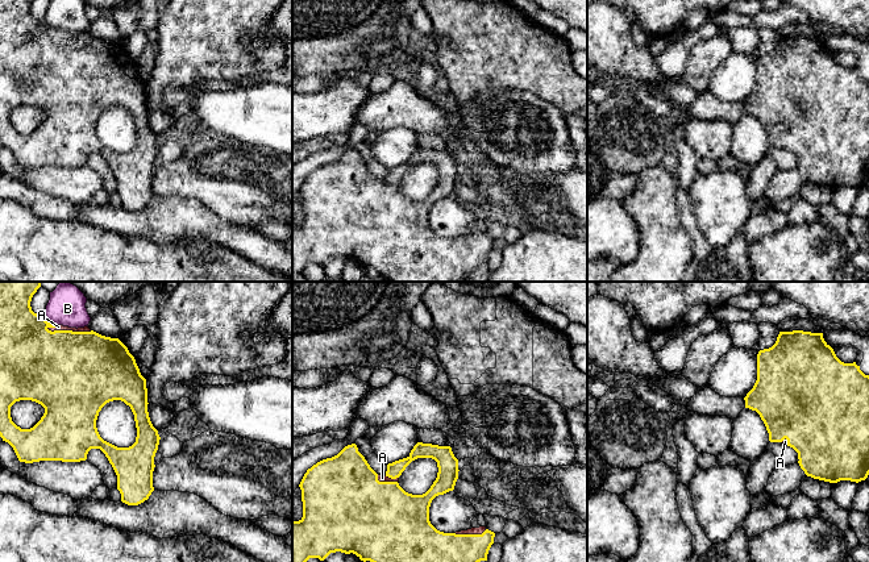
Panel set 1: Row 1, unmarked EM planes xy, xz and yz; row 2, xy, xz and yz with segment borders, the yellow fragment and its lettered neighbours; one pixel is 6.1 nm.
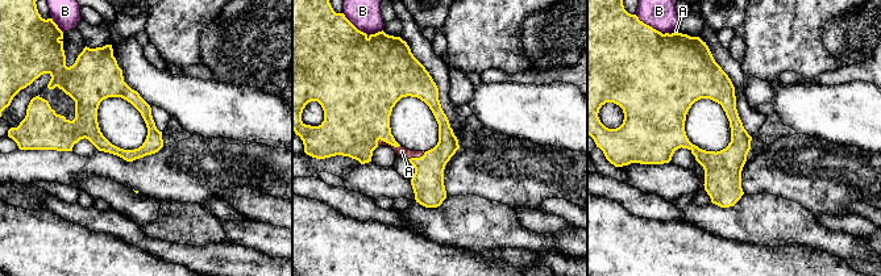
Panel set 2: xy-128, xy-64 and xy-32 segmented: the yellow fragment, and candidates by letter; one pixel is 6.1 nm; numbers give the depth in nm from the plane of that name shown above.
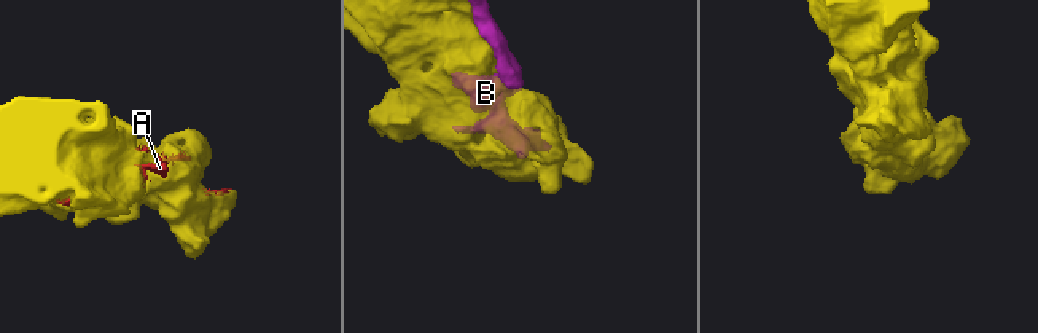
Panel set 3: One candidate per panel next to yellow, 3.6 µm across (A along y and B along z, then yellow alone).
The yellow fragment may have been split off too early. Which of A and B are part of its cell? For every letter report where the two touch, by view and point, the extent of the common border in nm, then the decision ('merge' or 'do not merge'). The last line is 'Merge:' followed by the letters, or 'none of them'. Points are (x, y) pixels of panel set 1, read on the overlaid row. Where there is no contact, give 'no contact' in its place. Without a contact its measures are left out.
A: meets yellow in xy at (69, 331); contact 280 nm long; merge
B: meets yellow in xy at (49, 323); contact 110 nm long; do not merge
Merge: A

